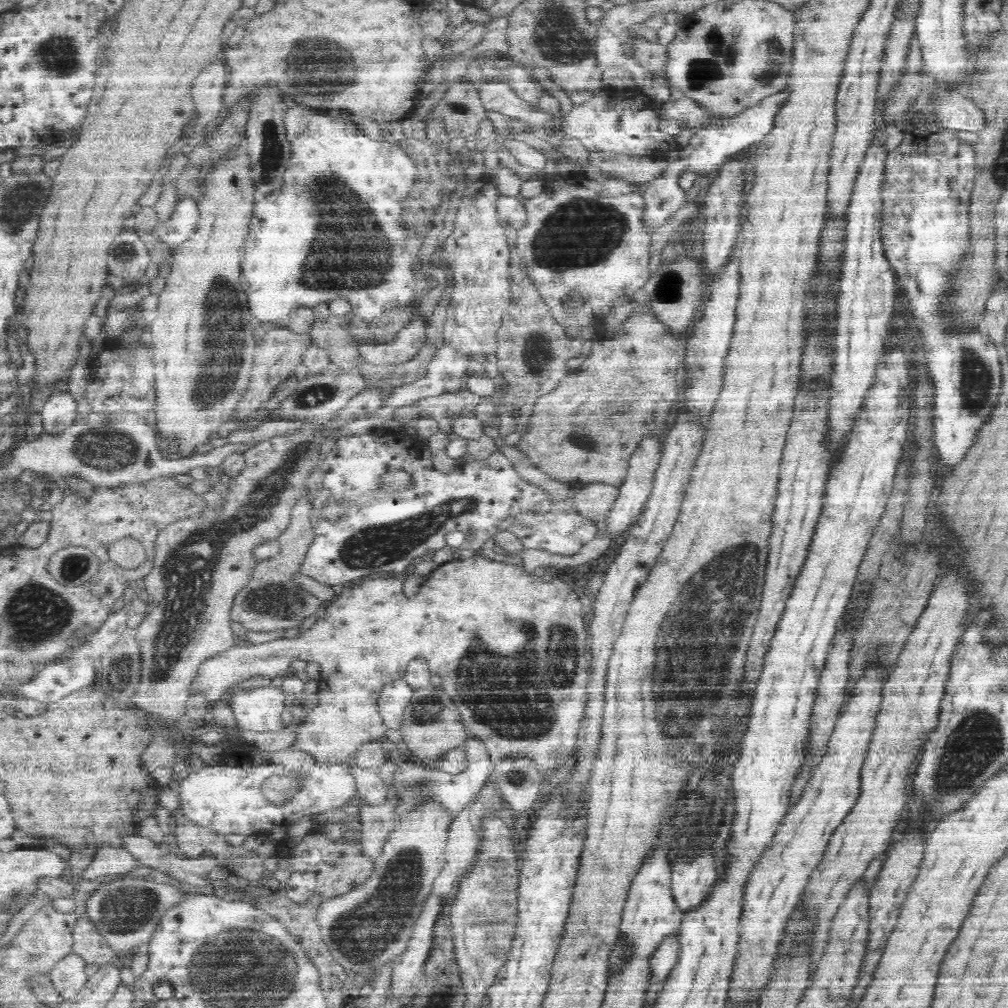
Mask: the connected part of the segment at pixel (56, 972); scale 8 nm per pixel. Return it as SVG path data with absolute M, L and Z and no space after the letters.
M72 952L62 958L62 961L58 962L58 965L49 974L53 986L64 999L76 996L86 986L89 981L89 976L84 971L86 965L84 958Z

